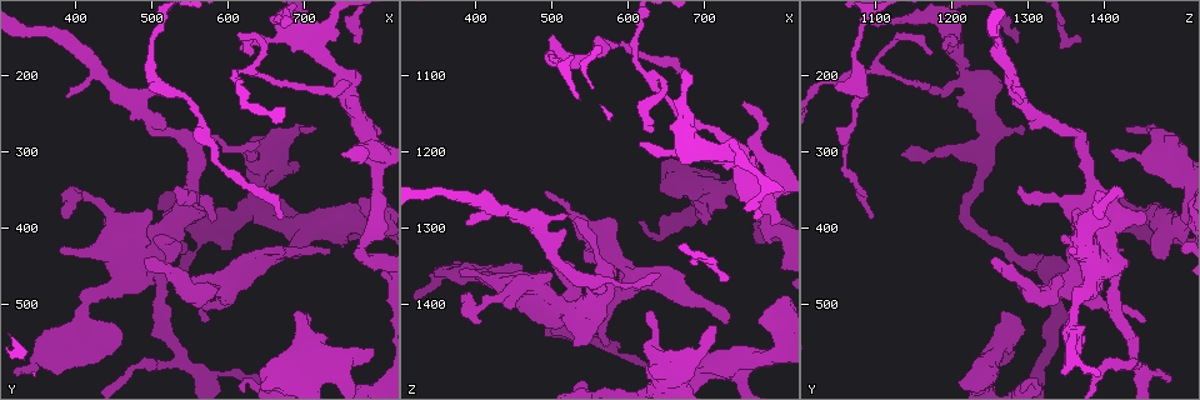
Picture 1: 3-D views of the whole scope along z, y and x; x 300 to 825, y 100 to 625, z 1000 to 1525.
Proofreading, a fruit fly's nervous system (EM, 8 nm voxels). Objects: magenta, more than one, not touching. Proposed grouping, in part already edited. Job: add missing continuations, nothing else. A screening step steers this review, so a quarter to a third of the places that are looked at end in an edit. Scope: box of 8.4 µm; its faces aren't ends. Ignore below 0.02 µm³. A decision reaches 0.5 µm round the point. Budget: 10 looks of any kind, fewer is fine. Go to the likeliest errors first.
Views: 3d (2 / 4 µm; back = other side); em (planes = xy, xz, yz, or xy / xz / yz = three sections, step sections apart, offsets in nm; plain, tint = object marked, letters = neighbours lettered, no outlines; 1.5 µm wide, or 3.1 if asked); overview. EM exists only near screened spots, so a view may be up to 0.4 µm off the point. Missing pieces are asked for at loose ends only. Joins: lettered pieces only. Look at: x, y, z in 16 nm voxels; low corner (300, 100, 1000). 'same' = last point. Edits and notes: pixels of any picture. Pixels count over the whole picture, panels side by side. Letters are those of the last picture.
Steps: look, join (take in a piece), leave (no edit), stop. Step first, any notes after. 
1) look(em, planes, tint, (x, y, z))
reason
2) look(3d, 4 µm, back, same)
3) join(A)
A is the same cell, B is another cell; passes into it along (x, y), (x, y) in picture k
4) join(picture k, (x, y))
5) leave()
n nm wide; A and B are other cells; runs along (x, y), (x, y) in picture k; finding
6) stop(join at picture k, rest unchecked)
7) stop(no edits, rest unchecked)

look(3d, 2 µm, (730, 430, 1420))
an open end

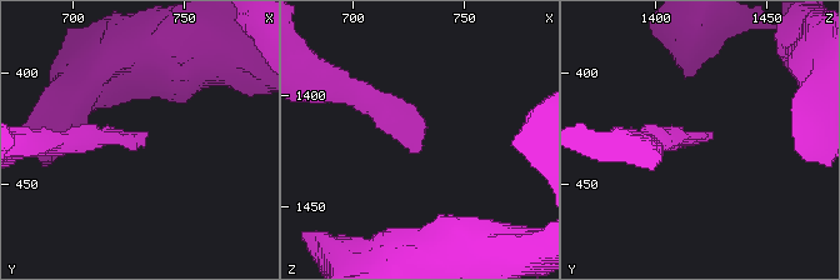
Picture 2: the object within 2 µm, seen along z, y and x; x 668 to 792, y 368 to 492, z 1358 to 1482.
look(em, xz, step 8, letters, (731, 428, 1425))

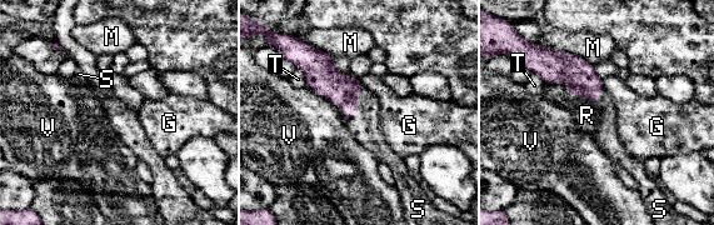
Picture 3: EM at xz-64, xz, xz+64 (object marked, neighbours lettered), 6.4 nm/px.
join(S)
100 nm wide; S is the same cell, G, M, R, T and V are other cells; passes into it along (344, 91), (358, 103), (368, 133) in picture 3; it goes on there

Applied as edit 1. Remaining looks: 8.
look(overview)
see it whole again

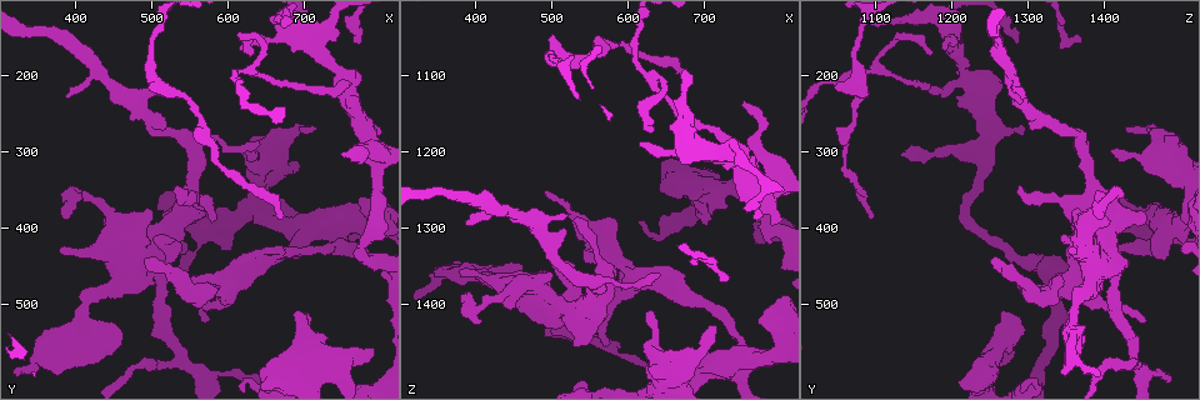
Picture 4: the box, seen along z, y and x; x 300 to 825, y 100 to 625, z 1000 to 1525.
look(3d, 4 µm, (765, 155, 1285))
thin end

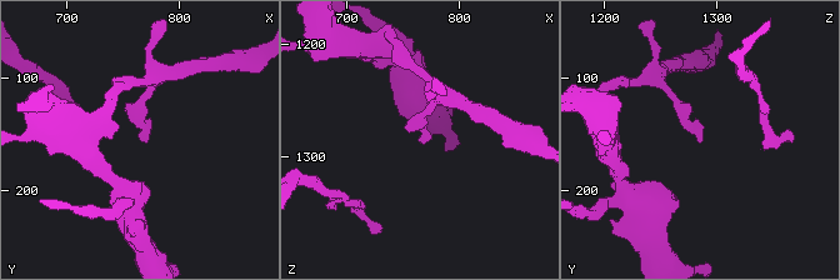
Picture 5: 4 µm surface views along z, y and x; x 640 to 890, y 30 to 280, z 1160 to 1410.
look(em, yz, step 4, tint, (766, 154, 1288))
now the EM

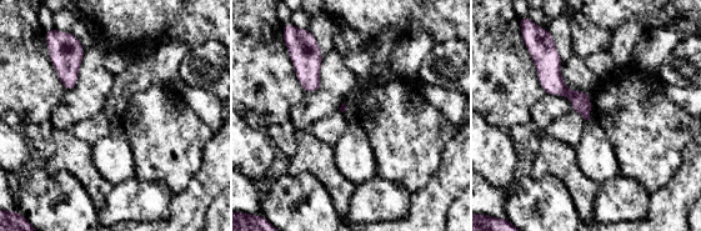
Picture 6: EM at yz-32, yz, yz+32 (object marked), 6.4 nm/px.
look(em, planes, letters, same)

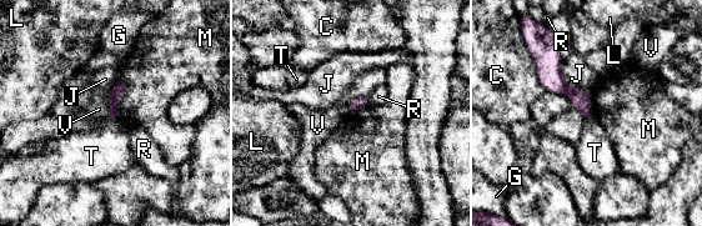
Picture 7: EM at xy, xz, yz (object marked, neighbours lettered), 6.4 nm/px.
leave()
C, G, J, L, M, R, T and V are other cells; border along (118, 79), (123, 94), (115, 117) in picture 7; none of them fits

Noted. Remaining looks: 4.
look(3d, 4 µm, (505, 205, 1045))
branch stops here

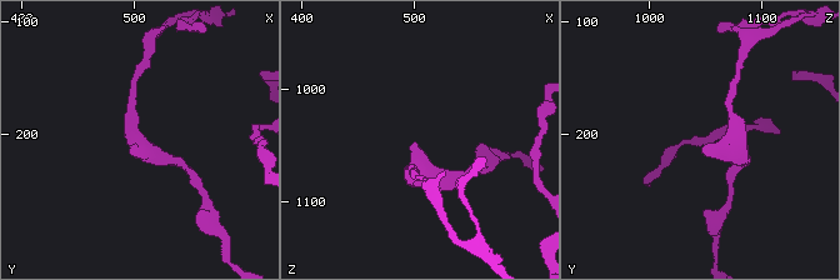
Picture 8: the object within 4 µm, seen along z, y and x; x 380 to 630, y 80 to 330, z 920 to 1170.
look(em, xz, step 4, tint, (504, 210, 1050))
shape alone is not enough

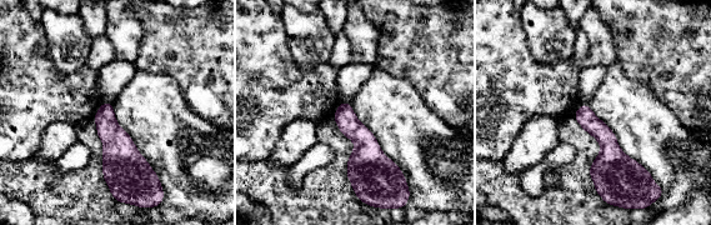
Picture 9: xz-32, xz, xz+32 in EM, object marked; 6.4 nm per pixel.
look(em, xz, step 4, letters, same)

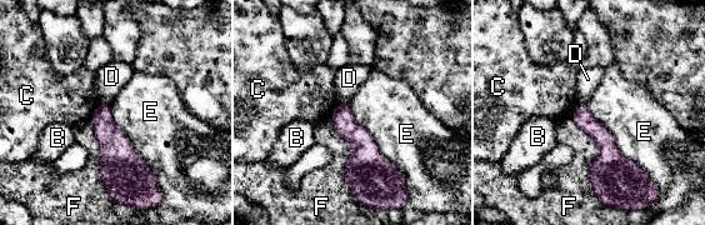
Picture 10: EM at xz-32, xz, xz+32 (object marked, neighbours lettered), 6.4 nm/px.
leave()
E touches over 650 nm; B, C, D, E and F are other cells; border along (106, 103), (113, 121), (159, 186) in picture 10; no lettered piece goes on from it

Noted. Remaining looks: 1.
stop(join at picture 3, rest unchecked)

